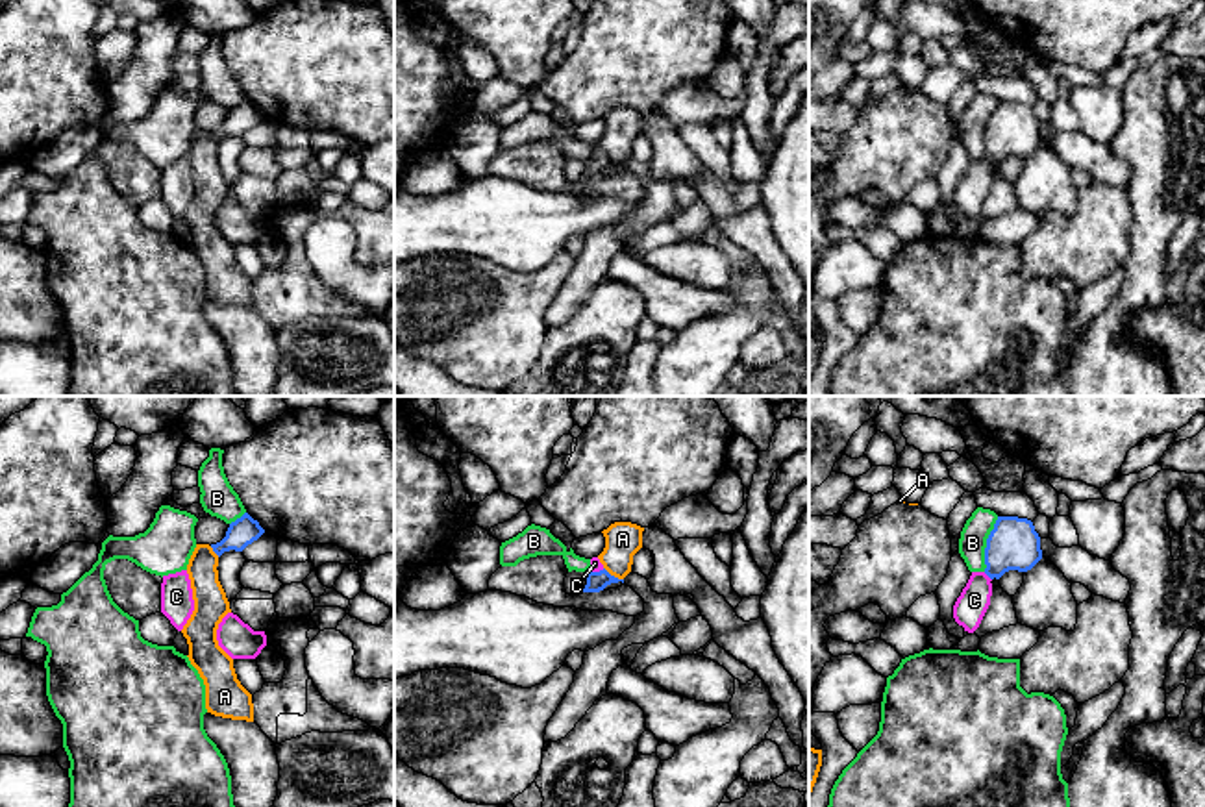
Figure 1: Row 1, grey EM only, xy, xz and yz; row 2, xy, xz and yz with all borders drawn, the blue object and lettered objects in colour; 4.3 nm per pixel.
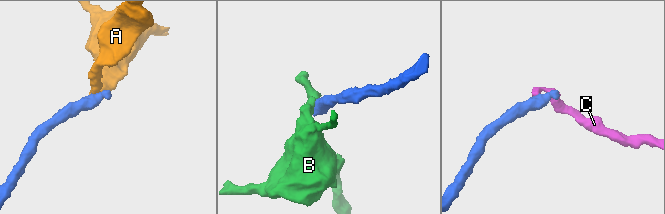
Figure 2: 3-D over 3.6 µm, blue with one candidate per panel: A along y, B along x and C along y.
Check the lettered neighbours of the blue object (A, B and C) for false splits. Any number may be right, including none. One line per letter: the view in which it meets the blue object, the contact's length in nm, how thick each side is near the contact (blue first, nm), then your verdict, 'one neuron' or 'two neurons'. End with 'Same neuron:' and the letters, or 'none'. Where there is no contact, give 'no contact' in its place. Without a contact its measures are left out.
A: xz | 110 nm | 90/160 nm | two neurons
B: yz | 240 nm | 220/120 nm | two neurons
C: yz | 50 nm | 220/140 nm | one neuron
Same neuron: C

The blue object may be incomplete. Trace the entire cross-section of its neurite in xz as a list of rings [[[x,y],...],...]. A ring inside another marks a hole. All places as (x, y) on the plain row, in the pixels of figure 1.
[[[592,143],[592,144],[590,144],[590,154],[589,154],[589,159],[587,159],[587,170],[585,170],[583,178],[600,178],[600,176],[603,176],[607,170],[618,168],[618,167],[624,168],[624,165],[618,165],[618,163],[611,161],[611,159],[603,154],[603,150],[600,148],[598,143]]]

